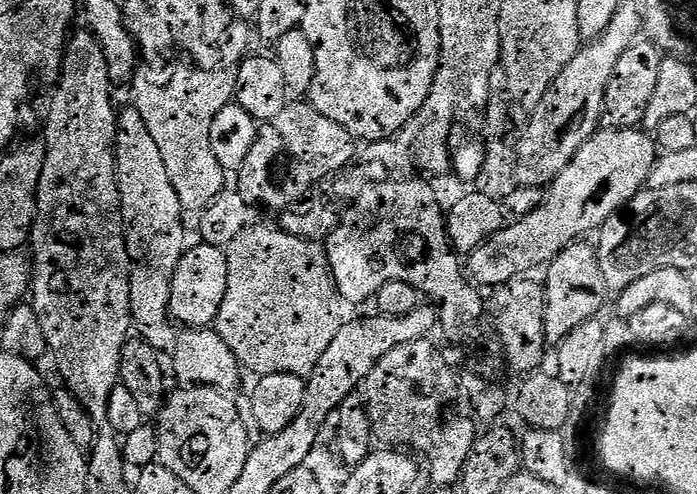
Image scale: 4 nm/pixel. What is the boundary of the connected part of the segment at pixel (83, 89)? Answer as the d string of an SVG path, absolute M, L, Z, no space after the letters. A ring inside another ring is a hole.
M83 31L78 33L76 37L73 35L67 45L66 57L62 64L62 75L59 77L59 79L61 78L60 89L57 90L56 97L52 100L52 109L48 112L48 125L45 126L44 133L42 133L42 139L45 146L48 147L48 153L42 170L40 189L36 192L36 222L32 226L30 237L30 249L32 248L32 256L30 255L32 263L30 268L30 303L37 314L38 322L42 326L42 331L48 343L48 352L52 356L53 354L56 355L56 364L60 367L60 376L68 383L65 384L67 391L71 392L72 397L84 407L86 414L89 416L92 408L110 406L110 393L114 390L114 386L120 383L122 350L133 331L134 321L132 307L130 306L132 263L128 260L128 251L124 241L124 221L120 218L120 195L116 185L116 118L118 112L115 107L112 109L113 89L108 83L106 58L91 31Z

